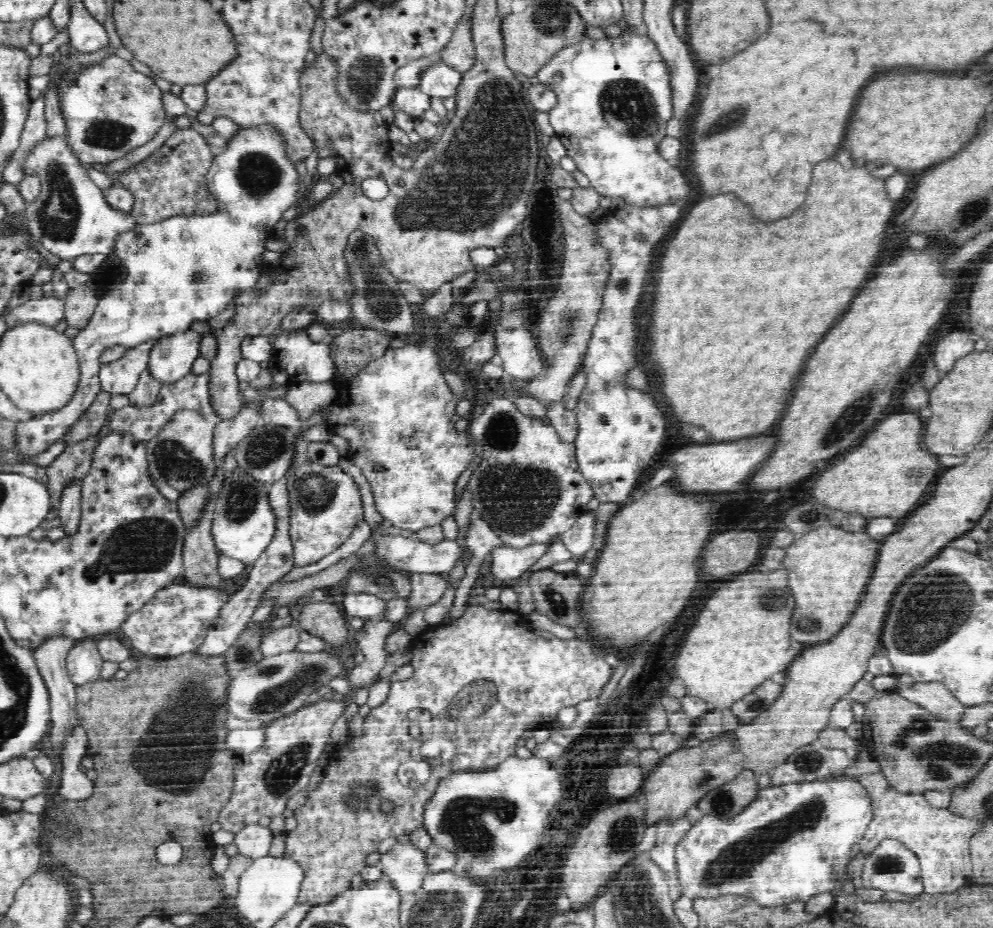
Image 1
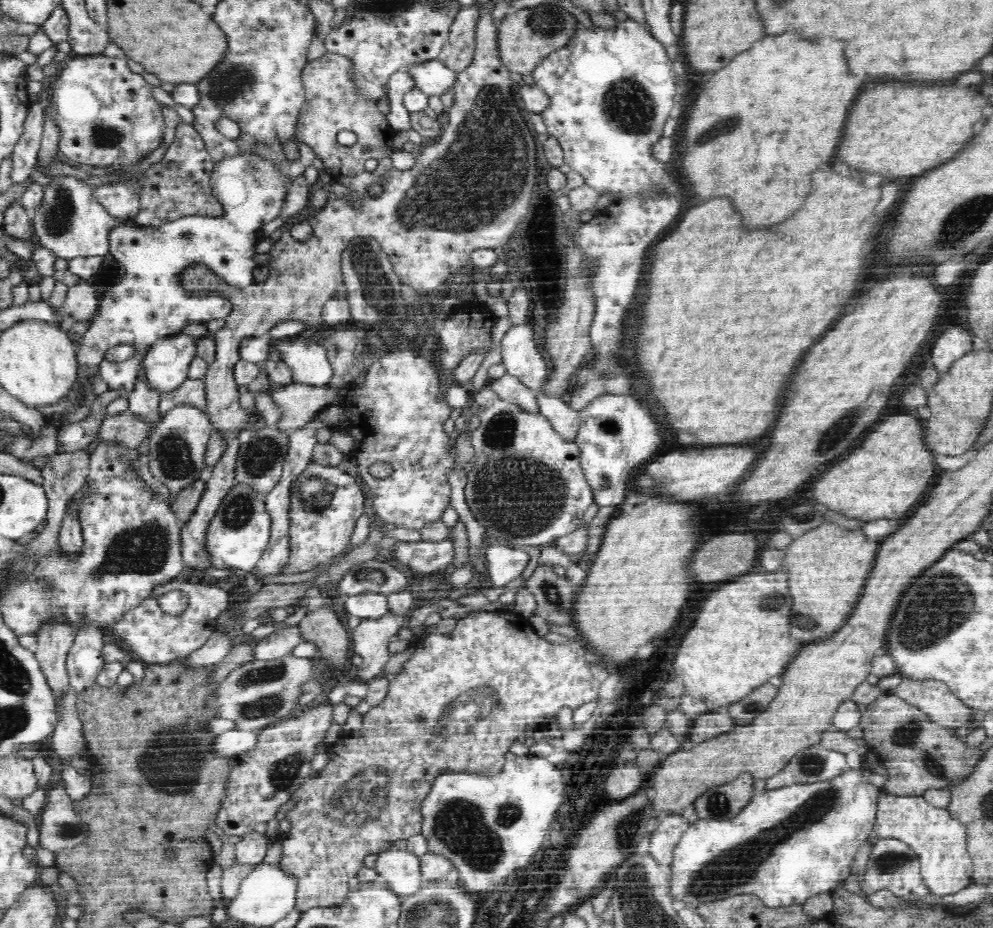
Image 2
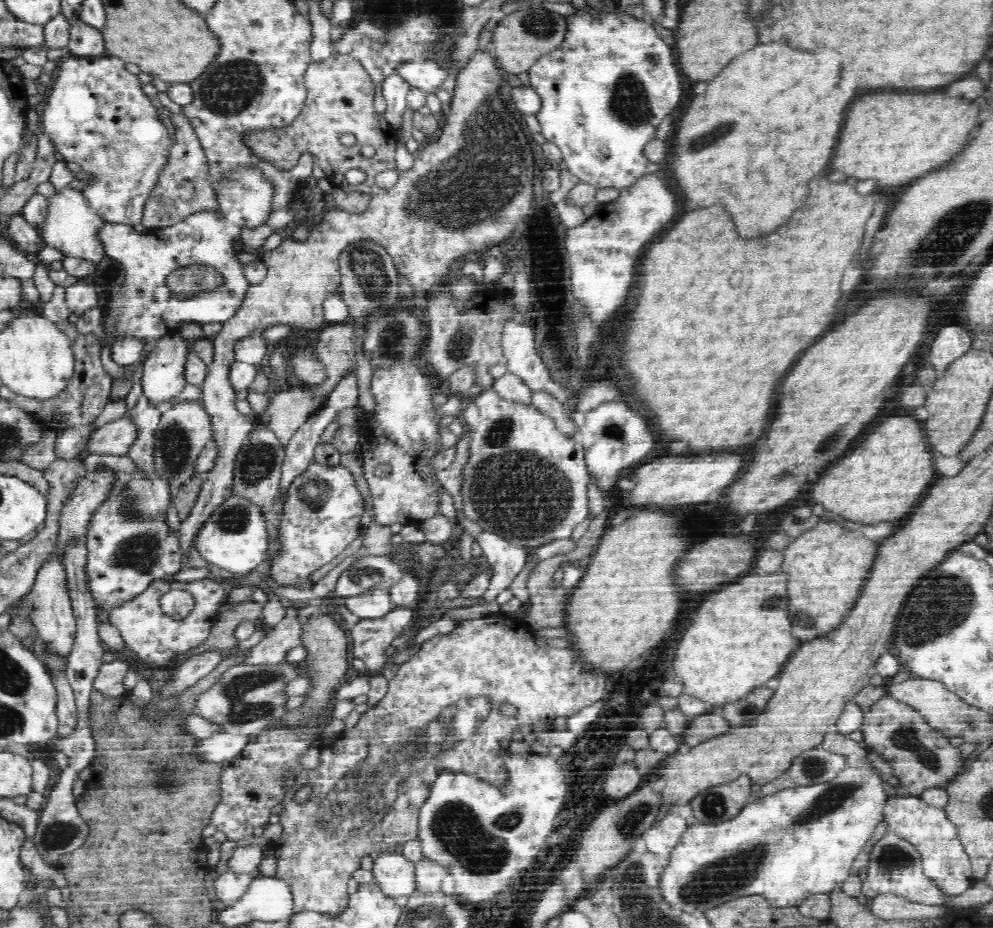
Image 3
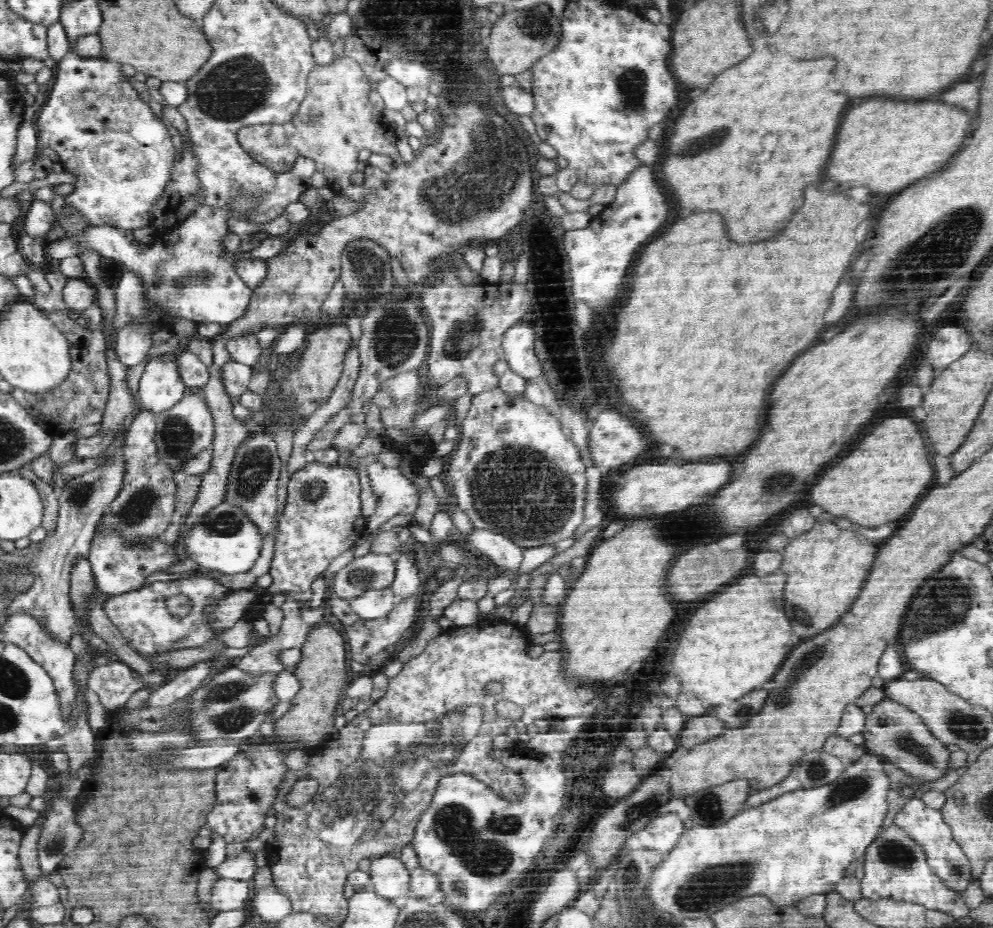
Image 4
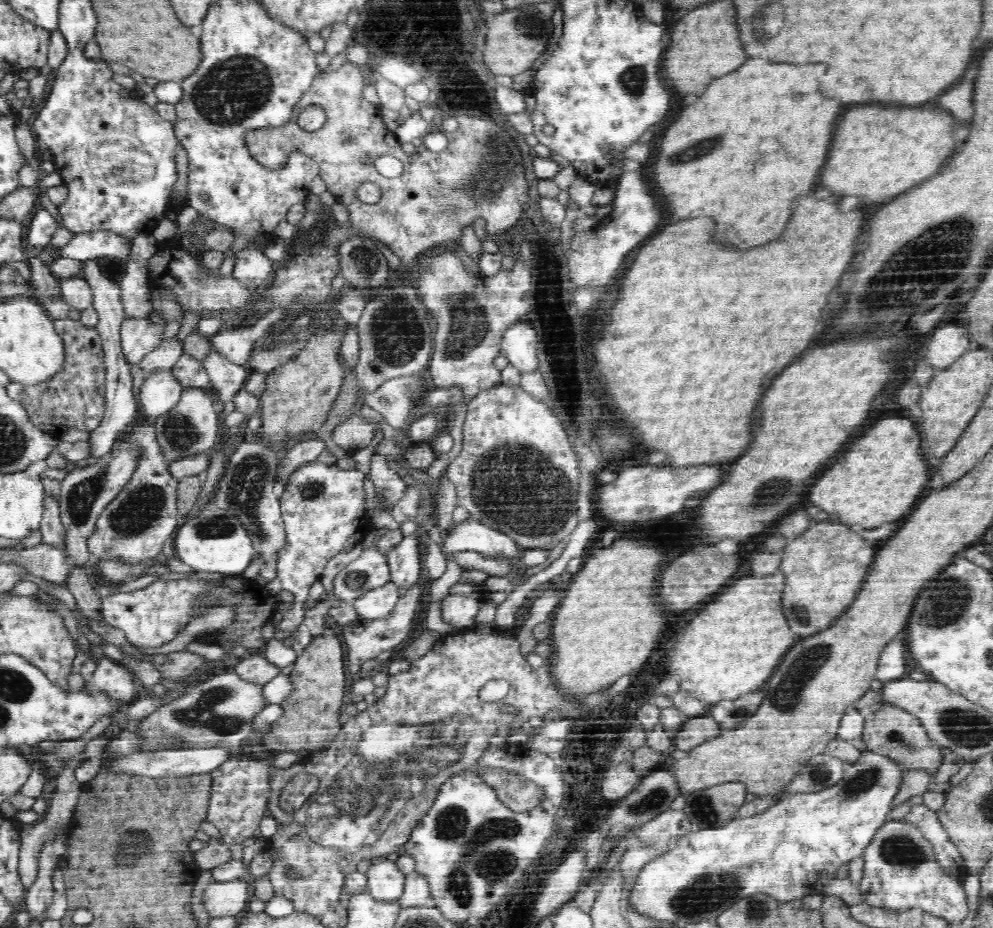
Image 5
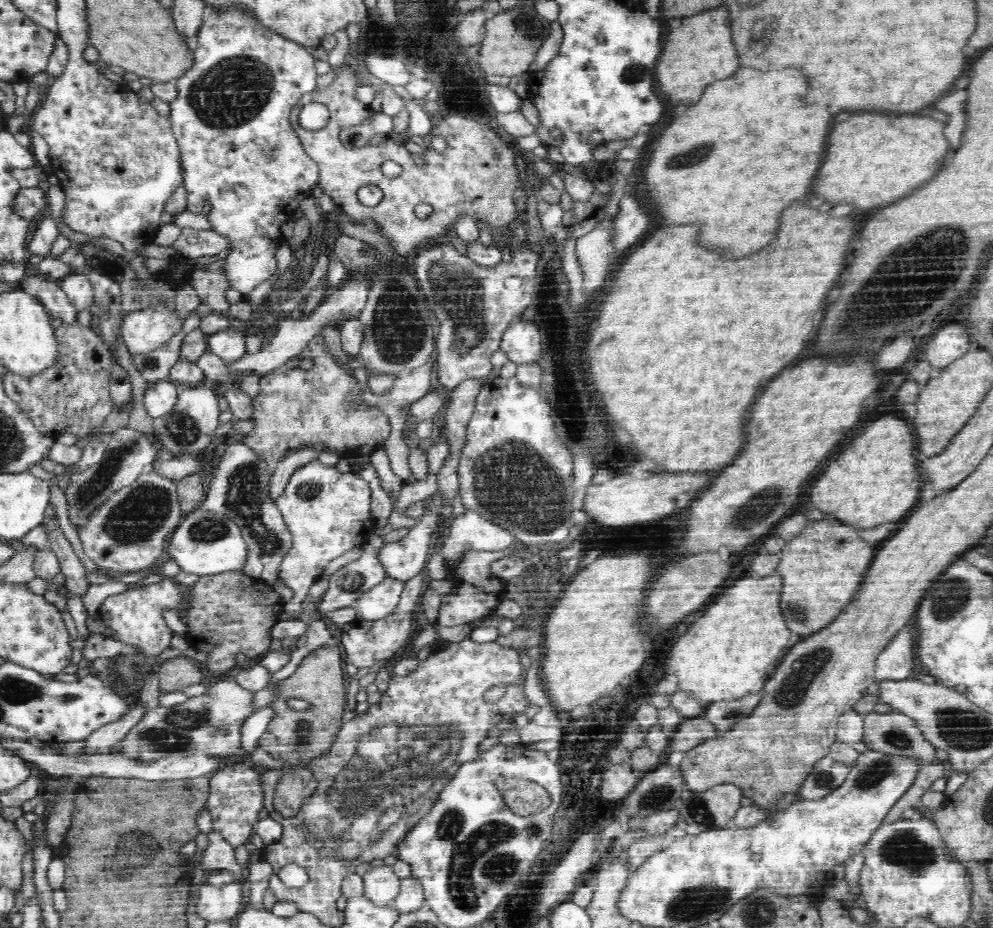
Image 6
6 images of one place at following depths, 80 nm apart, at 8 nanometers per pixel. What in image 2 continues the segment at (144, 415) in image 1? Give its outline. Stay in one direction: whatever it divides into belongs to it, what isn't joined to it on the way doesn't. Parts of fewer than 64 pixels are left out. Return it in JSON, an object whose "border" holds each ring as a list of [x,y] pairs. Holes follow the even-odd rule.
{"border":[[[187,378],[176,390],[161,394],[159,402],[160,419],[174,407],[192,405],[206,412],[206,393],[203,378],[190,380]],[[128,409],[115,416],[106,416],[100,425],[97,438],[100,438],[100,443],[138,447],[152,432],[148,420],[142,420]]]}

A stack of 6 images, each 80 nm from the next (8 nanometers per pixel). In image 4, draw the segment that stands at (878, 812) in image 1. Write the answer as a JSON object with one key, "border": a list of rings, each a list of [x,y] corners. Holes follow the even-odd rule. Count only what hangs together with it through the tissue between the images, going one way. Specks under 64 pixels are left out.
{"border":[[[910,798],[906,800],[903,809],[895,816],[893,824],[904,829],[904,832],[912,837],[912,840],[922,845],[926,861],[928,861],[928,868],[934,875],[944,881],[948,888],[956,893],[964,894],[972,878],[971,864],[962,847],[953,838],[951,826],[944,822],[941,810],[928,806],[922,799]]]}

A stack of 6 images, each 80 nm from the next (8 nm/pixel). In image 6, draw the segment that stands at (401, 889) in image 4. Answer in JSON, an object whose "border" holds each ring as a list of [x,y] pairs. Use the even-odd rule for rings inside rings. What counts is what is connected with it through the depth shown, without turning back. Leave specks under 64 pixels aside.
{"border":[[[390,865],[372,867],[363,876],[363,895],[376,906],[389,905],[398,896],[401,881]]]}

